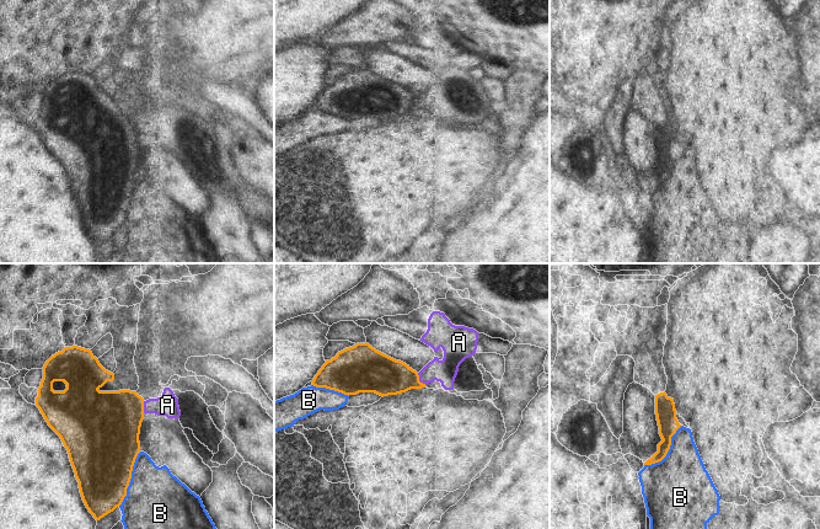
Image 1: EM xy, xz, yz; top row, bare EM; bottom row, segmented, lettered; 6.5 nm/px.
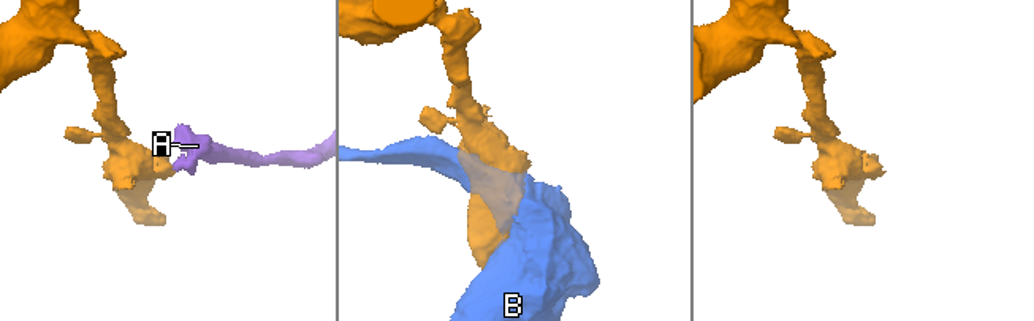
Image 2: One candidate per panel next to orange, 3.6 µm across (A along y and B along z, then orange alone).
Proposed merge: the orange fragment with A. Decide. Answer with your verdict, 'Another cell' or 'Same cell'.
Another cell

